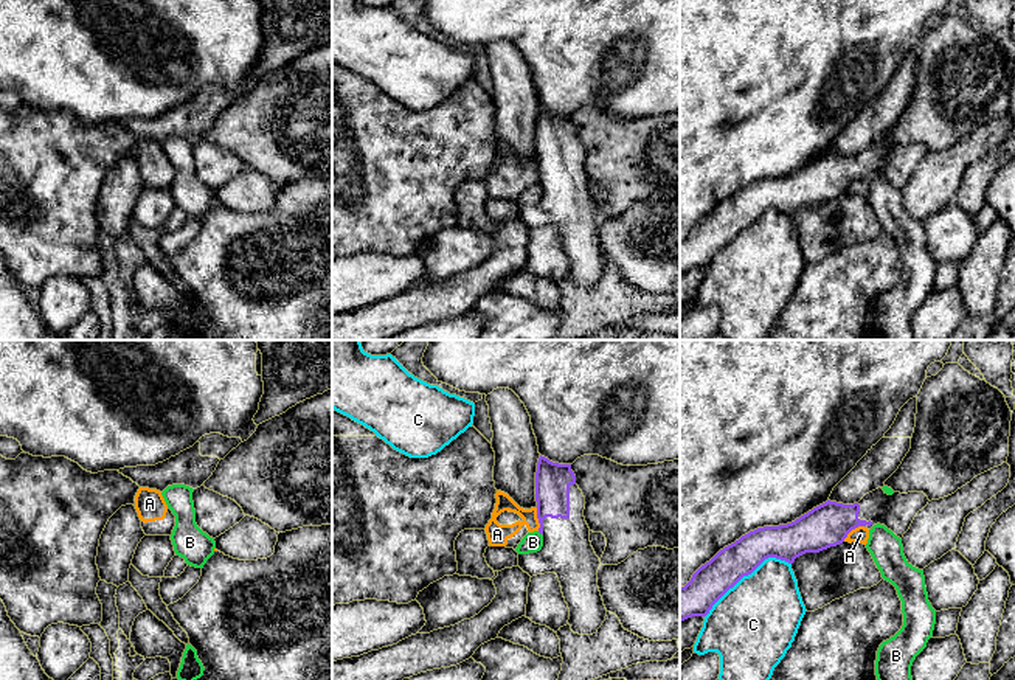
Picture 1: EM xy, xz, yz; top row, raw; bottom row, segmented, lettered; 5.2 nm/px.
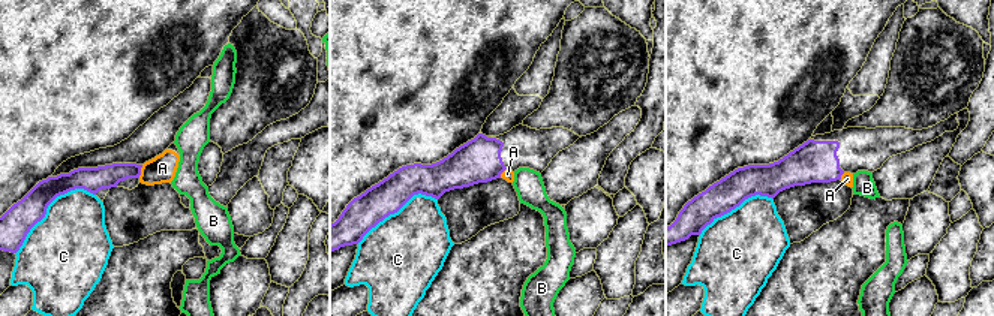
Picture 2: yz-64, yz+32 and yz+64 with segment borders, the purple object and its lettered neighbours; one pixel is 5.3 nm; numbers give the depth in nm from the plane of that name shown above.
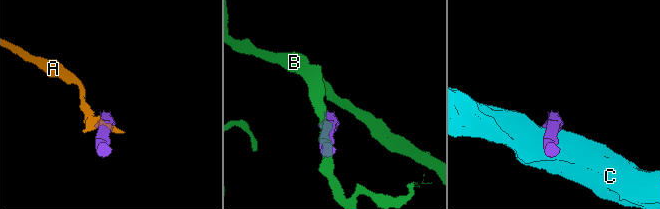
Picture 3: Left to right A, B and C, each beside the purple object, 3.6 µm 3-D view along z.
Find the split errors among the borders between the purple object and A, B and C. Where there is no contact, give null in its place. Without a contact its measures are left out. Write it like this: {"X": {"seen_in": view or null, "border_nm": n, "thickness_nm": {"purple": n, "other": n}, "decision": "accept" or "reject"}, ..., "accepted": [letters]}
{"A": {"seen_in": "yz", "border_nm": 140, "thickness_nm": {"purple": 220, "other": 90}, "decision": "reject"}, "B": {"seen_in": null, "decision": "reject"}, "C": {"seen_in": "yz", "border_nm": 550, "thickness_nm": {"purple": 190, "other": 440}, "decision": "reject"}, "accepted": []}

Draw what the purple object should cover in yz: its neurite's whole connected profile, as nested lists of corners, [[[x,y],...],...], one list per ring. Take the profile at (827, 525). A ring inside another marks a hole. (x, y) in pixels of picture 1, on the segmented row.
[[[878,487],[858,503],[827,500],[792,523],[750,531],[720,550],[680,587],[680,621],[706,616],[729,588],[768,557],[793,564],[805,553],[819,553],[843,543],[858,526],[872,529],[877,523],[902,539],[928,501],[923,492],[888,495]]]

